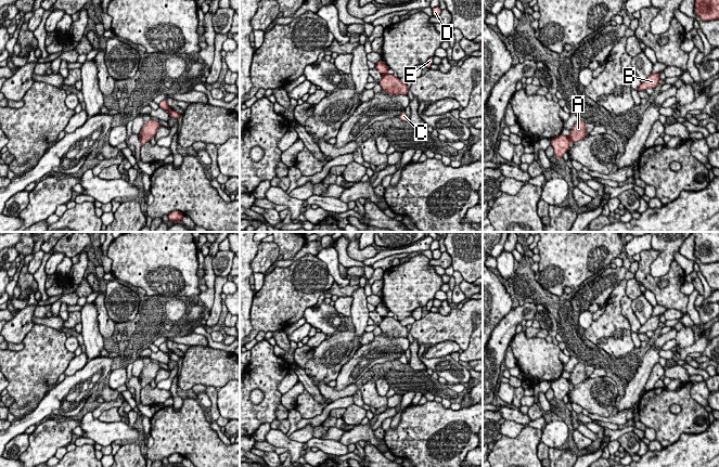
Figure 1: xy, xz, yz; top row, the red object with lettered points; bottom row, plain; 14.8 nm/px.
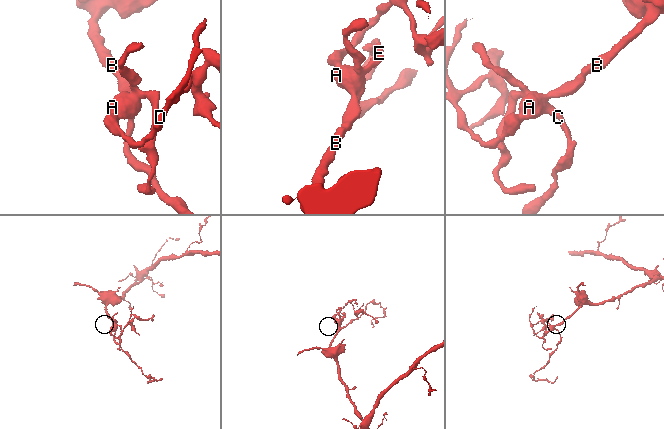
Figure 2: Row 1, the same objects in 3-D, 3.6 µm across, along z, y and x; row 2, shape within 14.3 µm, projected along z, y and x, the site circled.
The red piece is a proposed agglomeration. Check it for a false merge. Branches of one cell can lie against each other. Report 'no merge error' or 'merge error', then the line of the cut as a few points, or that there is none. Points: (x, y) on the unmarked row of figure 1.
no merge error; no cut

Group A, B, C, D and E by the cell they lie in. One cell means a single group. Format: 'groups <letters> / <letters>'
groups A B C D E

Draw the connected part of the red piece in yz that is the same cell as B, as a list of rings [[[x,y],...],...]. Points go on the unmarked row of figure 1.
[[[659,315],[651,316],[644,325],[641,325],[637,334],[639,335],[646,333],[647,330],[656,330],[659,322]]]

